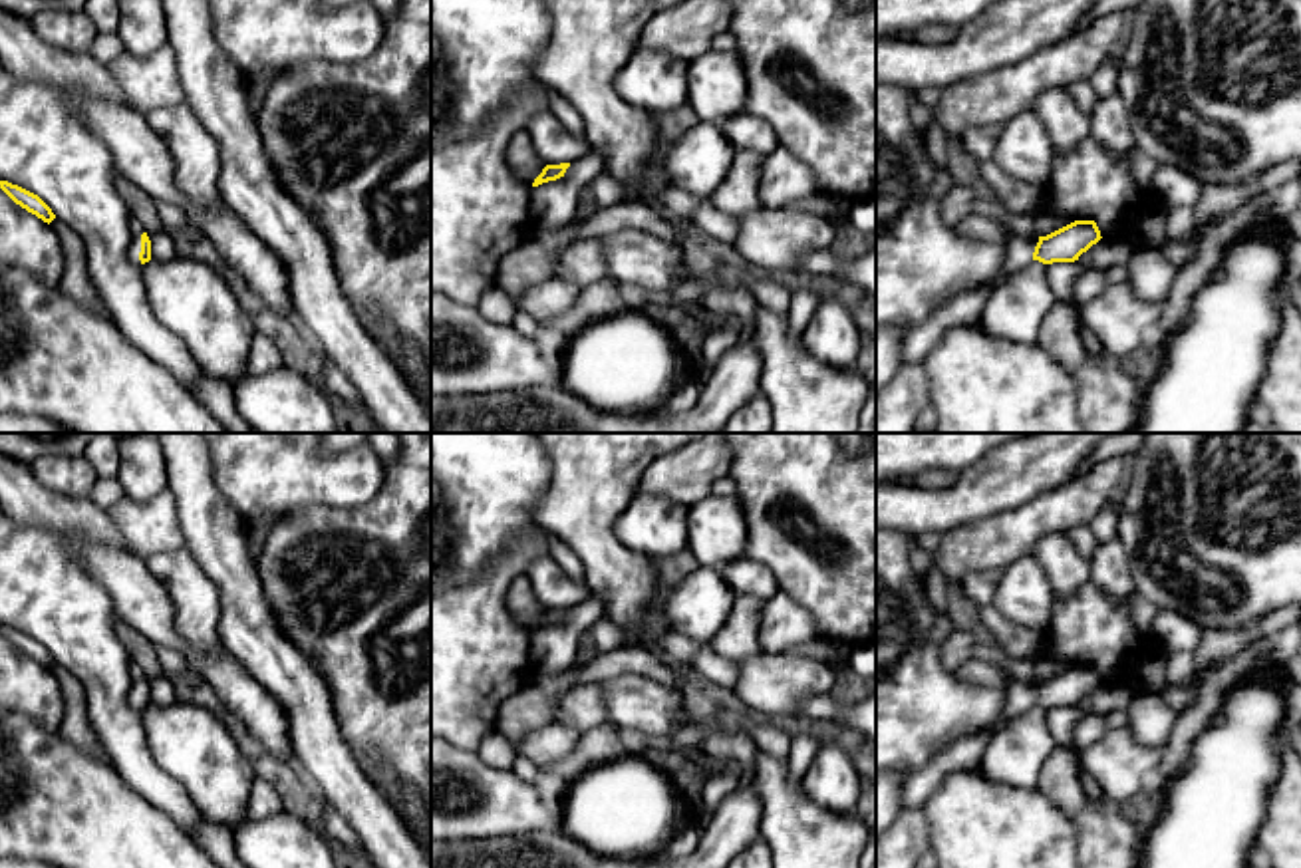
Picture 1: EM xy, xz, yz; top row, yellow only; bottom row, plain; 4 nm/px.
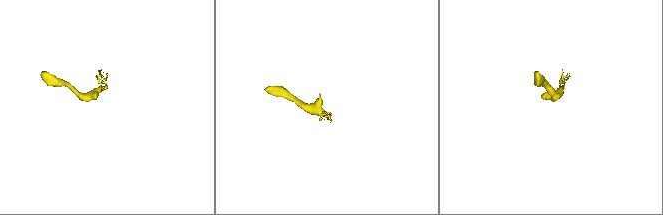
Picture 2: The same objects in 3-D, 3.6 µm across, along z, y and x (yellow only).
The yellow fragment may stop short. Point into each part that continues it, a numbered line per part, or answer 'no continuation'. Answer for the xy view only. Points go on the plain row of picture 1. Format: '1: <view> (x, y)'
1: xy (134, 696)

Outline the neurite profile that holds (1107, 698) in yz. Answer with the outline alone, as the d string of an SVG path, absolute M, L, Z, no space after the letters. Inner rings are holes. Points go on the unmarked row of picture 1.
M1132 681L1100 683L1086 697L1079 701L1079 707L1086 713L1106 715L1110 711L1126 711L1136 697L1140 685Z

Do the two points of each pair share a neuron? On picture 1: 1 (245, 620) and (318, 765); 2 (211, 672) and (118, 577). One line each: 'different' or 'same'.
1: same
2: same

